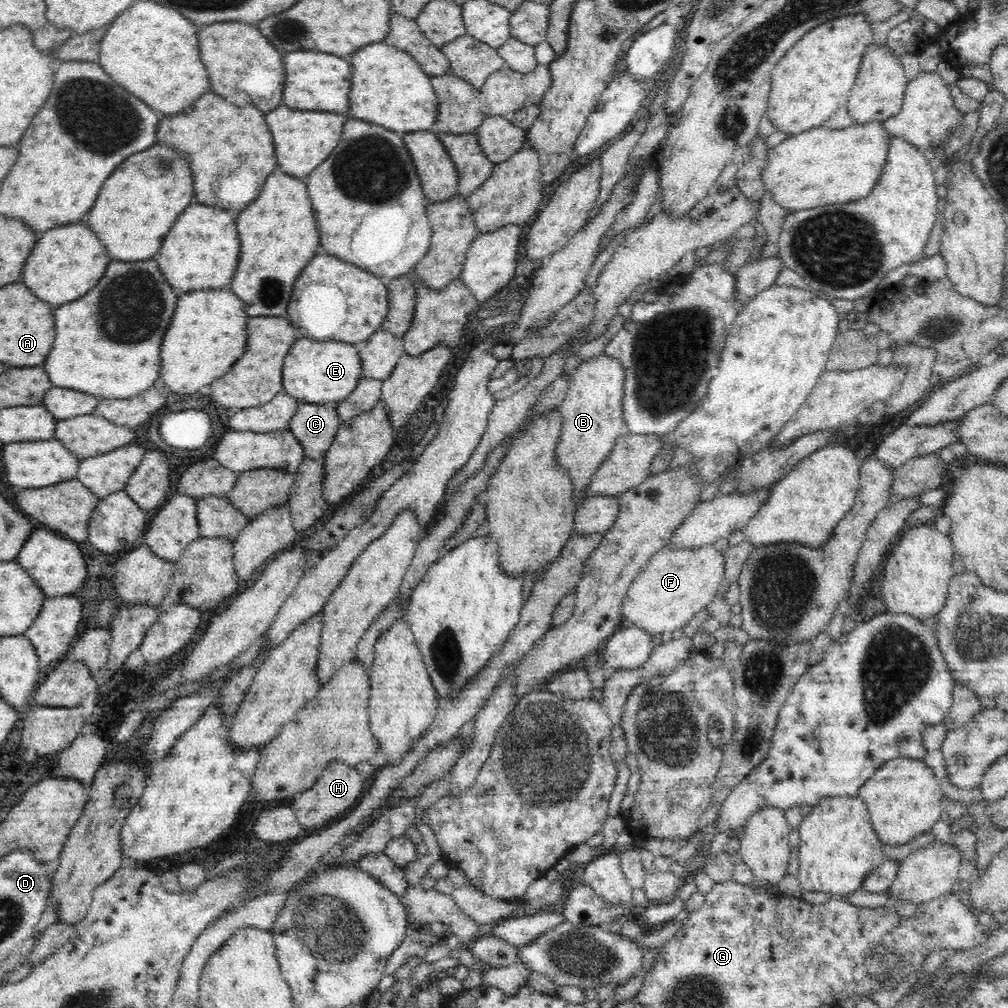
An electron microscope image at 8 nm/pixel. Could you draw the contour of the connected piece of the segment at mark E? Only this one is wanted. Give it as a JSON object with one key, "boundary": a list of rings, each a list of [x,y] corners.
{"boundary":[[[299,337],[294,343],[282,366],[284,392],[298,401],[332,405],[348,398],[348,394],[354,392],[358,380],[362,377],[359,346],[331,339],[312,340],[308,337]]]}

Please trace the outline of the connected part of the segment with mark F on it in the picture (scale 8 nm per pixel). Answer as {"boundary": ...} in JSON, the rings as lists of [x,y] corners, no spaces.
{"boundary":[[[714,545],[698,548],[666,546],[650,558],[648,565],[632,582],[623,601],[622,616],[631,627],[640,628],[652,636],[673,633],[713,602],[724,583],[725,571],[726,556]]]}

